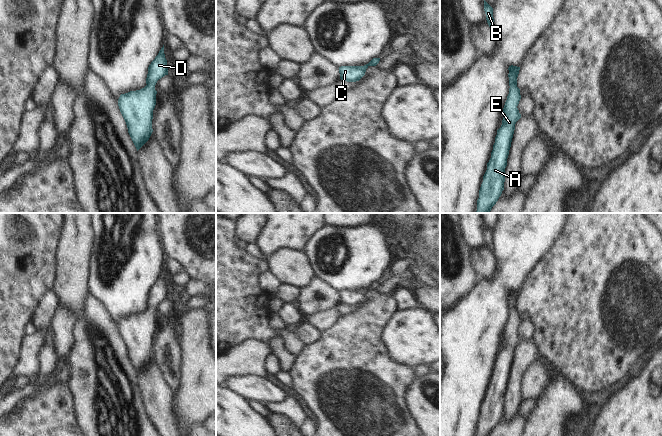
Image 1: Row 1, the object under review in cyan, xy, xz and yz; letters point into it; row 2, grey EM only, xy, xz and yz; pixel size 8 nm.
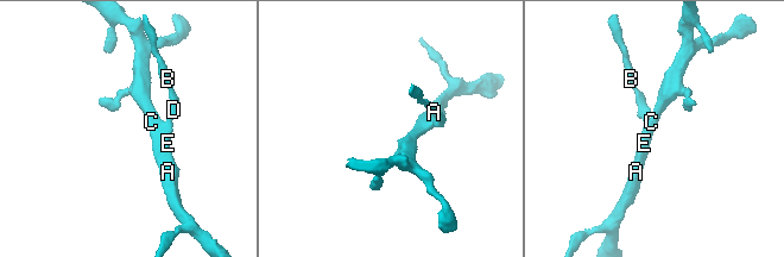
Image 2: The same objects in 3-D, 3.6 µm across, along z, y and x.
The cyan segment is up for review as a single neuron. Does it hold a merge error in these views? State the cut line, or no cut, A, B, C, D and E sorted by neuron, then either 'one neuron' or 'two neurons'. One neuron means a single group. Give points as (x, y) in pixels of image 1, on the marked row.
cut none; groups A B C D E; one neuron

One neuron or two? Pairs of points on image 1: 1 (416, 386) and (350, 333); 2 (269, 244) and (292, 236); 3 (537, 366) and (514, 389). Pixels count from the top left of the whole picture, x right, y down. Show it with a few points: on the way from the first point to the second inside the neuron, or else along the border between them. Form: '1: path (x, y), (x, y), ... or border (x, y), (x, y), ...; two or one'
1: border (415, 376), (403, 396); two
2: path (275, 238), (277, 236), (286, 236); one
3: border (533, 362), (527, 368), (521, 380), (522, 400); two

